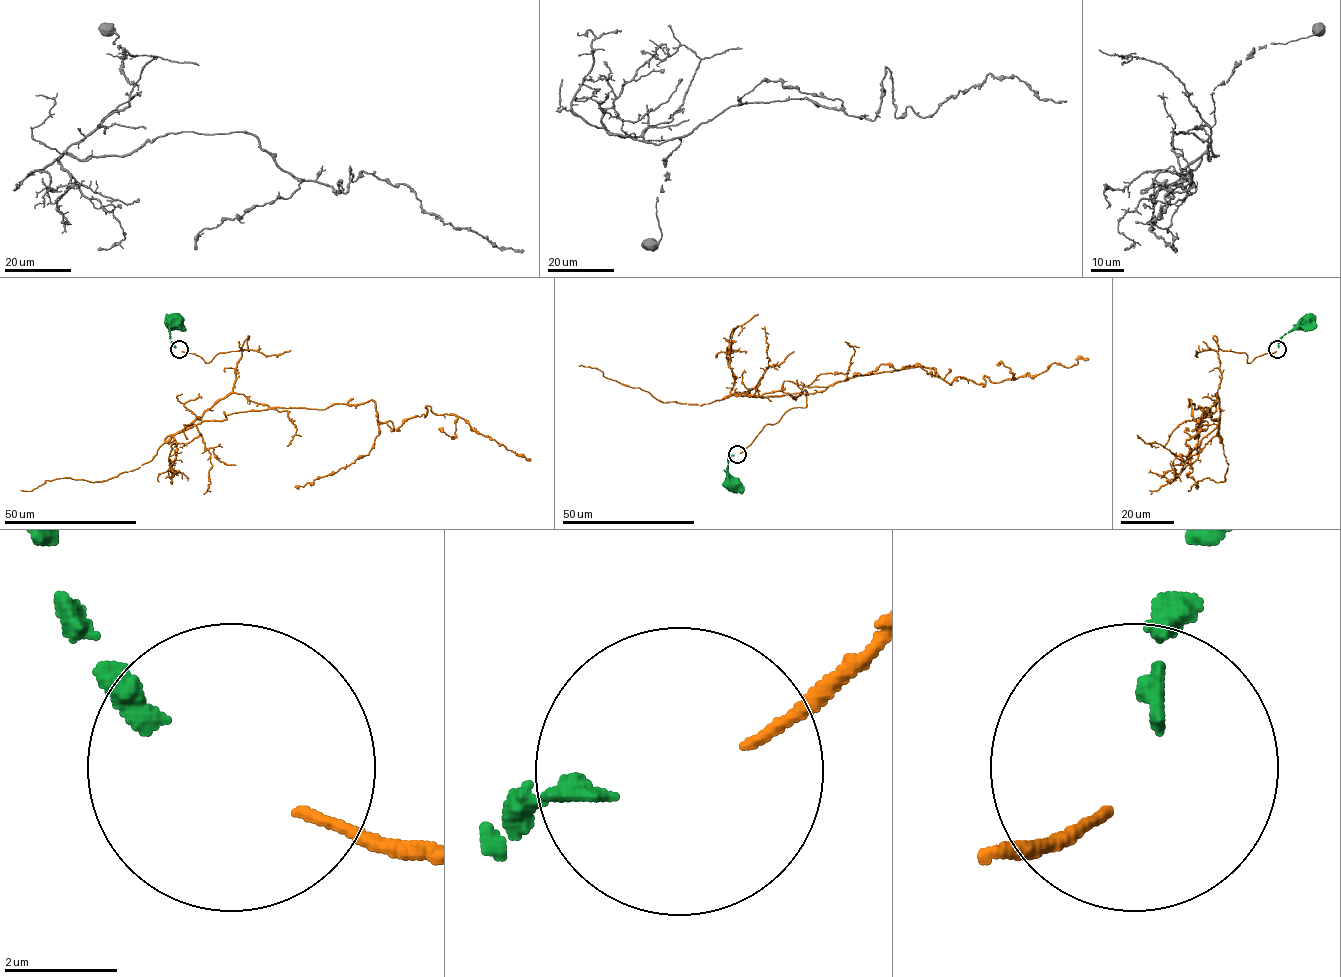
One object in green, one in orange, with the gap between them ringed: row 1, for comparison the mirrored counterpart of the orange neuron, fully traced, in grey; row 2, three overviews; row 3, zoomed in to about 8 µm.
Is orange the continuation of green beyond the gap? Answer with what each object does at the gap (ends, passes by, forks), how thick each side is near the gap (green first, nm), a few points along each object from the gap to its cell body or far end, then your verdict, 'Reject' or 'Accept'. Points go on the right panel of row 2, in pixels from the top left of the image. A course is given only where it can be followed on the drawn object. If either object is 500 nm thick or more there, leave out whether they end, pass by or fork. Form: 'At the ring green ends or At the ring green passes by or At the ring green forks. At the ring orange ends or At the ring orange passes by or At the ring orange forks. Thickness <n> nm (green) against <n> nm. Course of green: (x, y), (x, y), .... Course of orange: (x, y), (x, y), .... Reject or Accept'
At the ring green ends. At the ring orange ends. Thickness 320 nm (green) against 170 nm. Course of green: (1278, 347), (1282, 336), (1300, 330), (1305, 323). Course of orange: (1276, 351), (1248, 362), (1213, 336), (1217, 400), (1191, 400), (1207, 426), (1199, 406), (1181, 460). Reject

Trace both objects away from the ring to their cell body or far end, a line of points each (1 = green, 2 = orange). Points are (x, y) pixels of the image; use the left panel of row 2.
1: (176, 347), (169, 336), (174, 326), (171, 323)
2: (182, 351), (209, 362), (248, 336), (232, 392), (250, 400), (372, 400), (395, 429), (429, 406), (530, 460)

